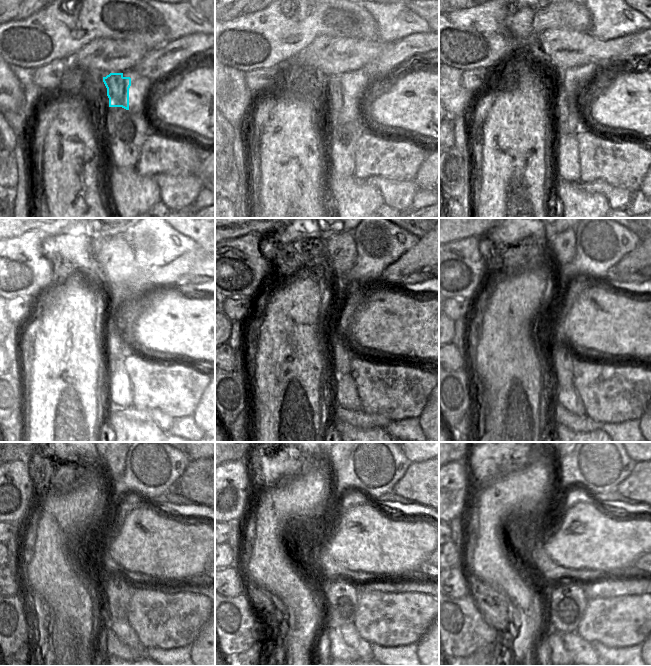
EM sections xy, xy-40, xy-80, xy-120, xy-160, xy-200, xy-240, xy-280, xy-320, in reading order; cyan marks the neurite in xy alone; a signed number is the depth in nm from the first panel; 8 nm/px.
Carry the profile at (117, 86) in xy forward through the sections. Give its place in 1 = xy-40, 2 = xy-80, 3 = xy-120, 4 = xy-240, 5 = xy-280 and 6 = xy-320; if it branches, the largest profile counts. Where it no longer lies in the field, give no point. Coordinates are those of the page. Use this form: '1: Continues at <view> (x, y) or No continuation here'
1: Continues at xy-40 (340, 111)
2: Continues at xy-80 (566, 117)
3: Continues at xy-120 (119, 344)
4: Continues at xy-240 (116, 593)
5: Continues at xy-280 (340, 594)
6: Continues at xy-320 (566, 602)

